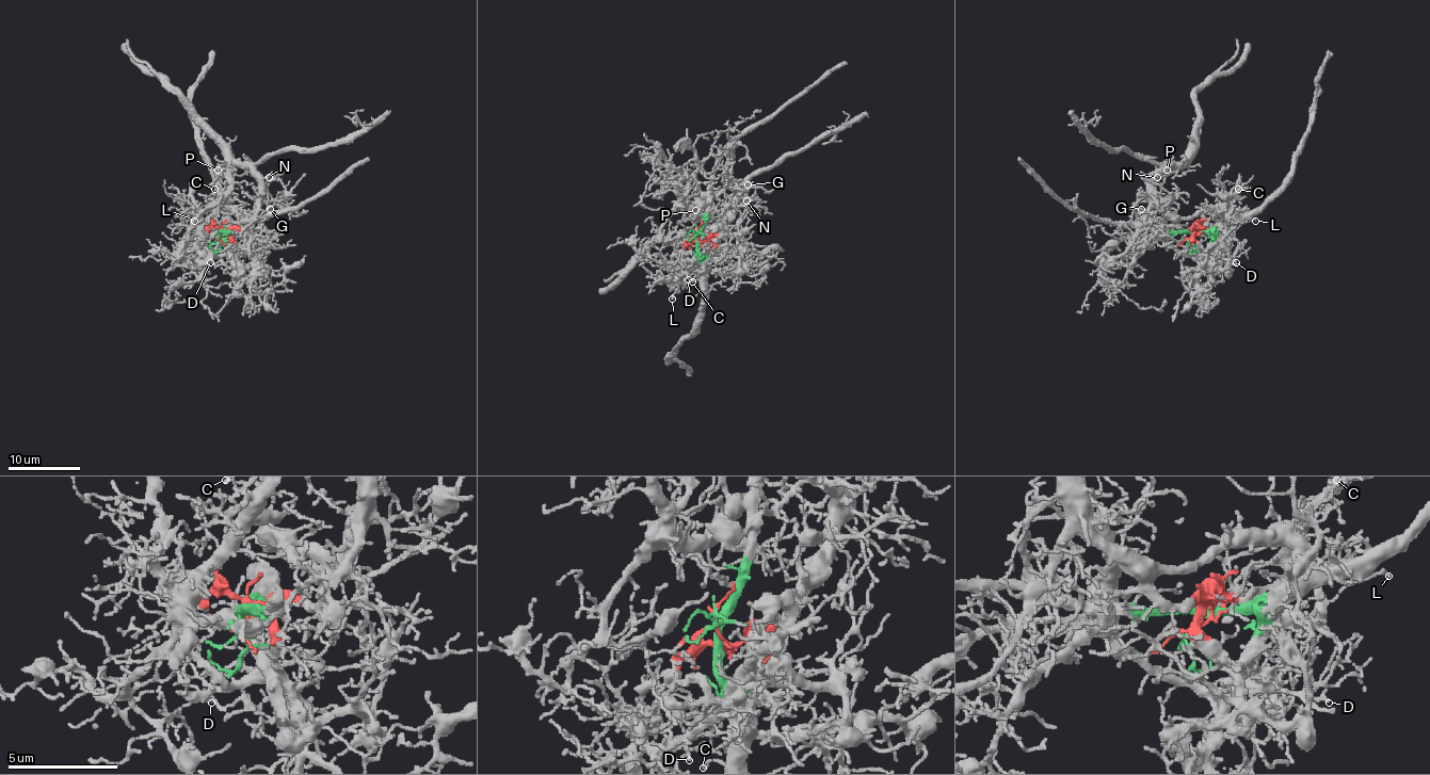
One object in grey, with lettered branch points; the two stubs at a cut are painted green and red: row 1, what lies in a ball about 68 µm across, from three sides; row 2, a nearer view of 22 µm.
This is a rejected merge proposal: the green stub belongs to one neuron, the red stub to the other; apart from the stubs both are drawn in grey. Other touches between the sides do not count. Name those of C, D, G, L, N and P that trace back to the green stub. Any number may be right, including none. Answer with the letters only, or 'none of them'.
D, L

